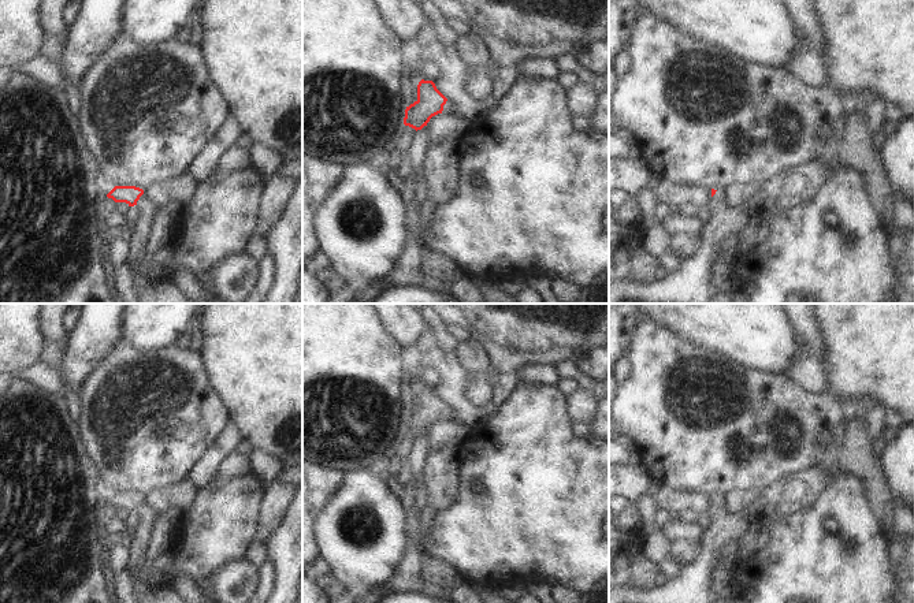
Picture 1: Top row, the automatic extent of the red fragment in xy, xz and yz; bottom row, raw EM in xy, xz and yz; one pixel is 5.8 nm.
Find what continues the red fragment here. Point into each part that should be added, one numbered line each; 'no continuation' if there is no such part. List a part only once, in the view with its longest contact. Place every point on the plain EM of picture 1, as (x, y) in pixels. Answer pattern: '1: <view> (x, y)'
1: xz (449, 414)

